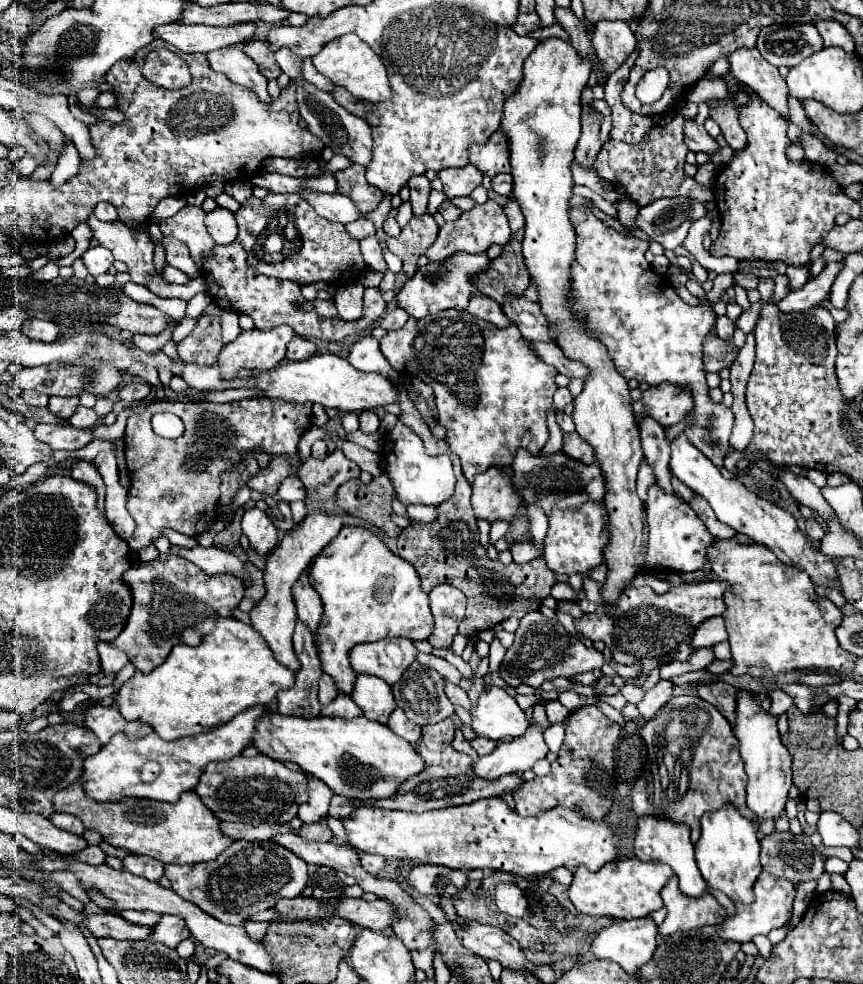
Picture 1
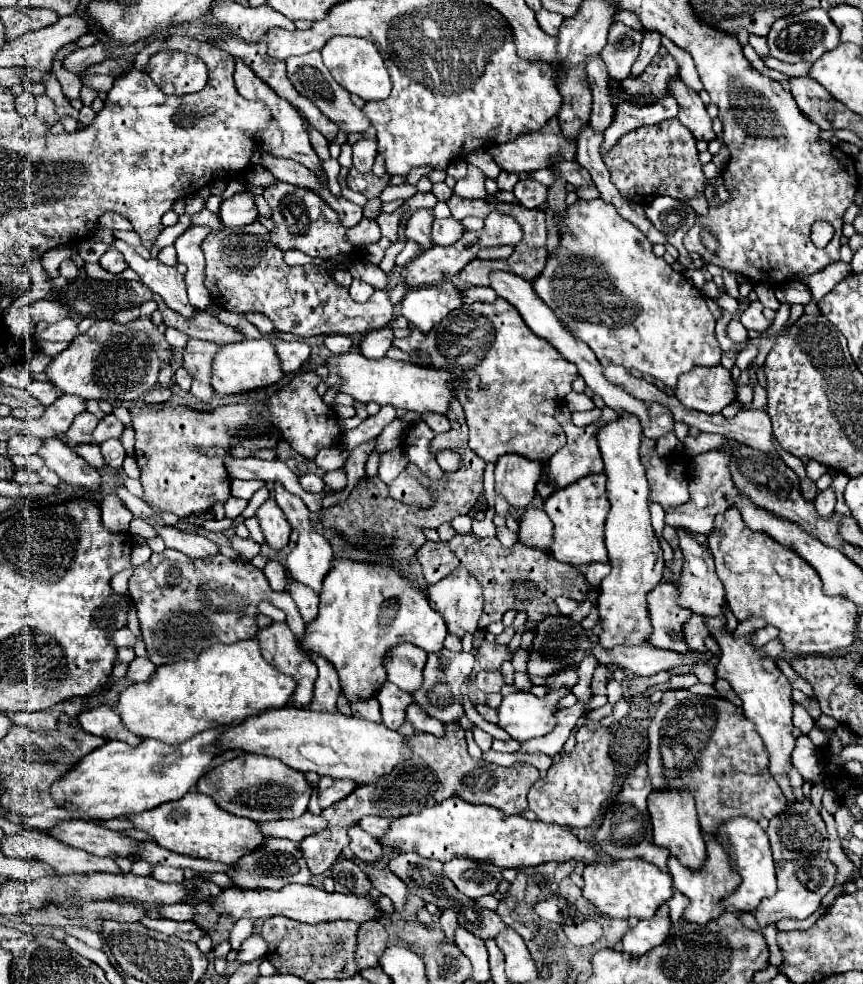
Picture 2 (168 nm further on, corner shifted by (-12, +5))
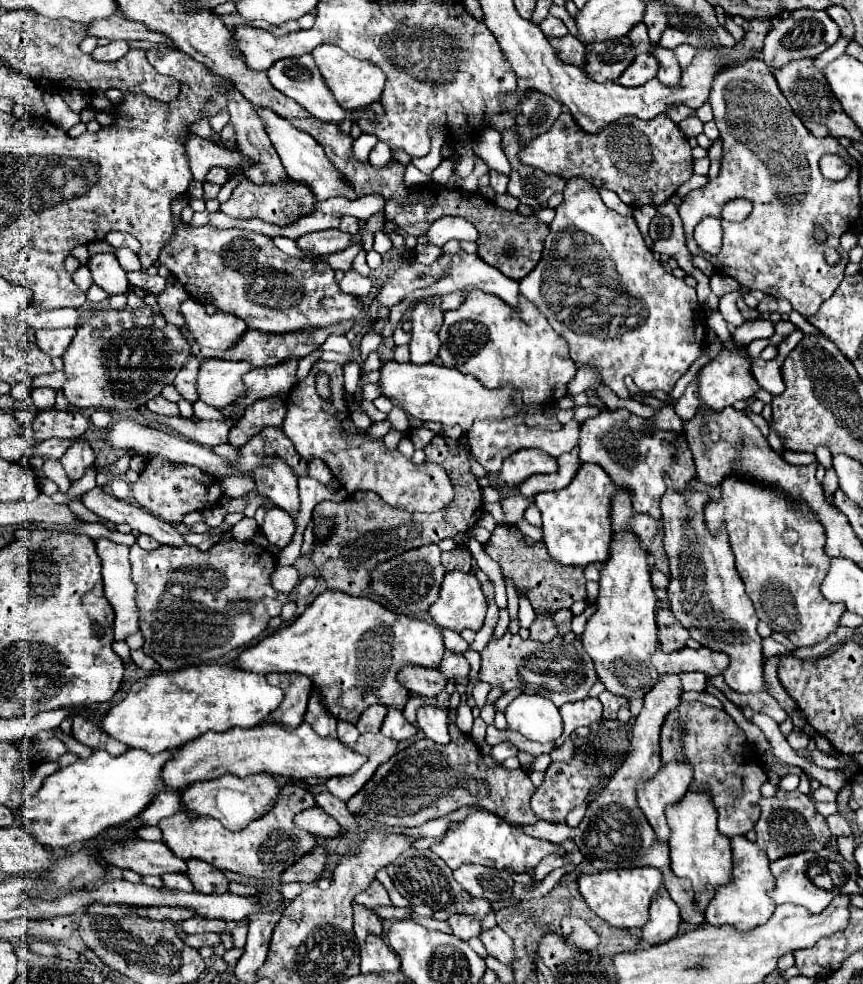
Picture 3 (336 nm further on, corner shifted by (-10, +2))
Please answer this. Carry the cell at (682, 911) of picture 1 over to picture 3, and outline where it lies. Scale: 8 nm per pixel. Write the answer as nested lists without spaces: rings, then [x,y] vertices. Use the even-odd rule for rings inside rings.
[[[688,794],[676,804],[668,806],[668,826],[670,826],[670,862],[672,872],[680,878],[688,878],[692,882],[694,894],[704,892],[708,886],[718,888],[732,882],[732,848],[730,840],[722,836],[716,828],[716,810],[712,810],[712,802],[704,798],[704,794]]]

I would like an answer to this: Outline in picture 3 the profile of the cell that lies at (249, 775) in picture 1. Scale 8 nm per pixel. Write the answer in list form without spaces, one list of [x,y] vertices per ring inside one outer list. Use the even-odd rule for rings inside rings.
[[[224,774],[212,780],[202,780],[192,786],[188,786],[182,794],[182,806],[192,810],[194,814],[212,816],[218,822],[222,822],[228,830],[242,830],[250,824],[250,820],[262,818],[266,812],[270,812],[276,806],[276,800],[280,798],[284,790],[284,782],[274,780],[272,774],[252,774],[246,778],[236,778],[234,774]]]

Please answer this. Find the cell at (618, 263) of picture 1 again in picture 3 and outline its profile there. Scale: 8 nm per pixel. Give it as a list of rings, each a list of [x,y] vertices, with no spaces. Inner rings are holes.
[[[570,178],[568,184],[566,184],[566,190],[564,190],[564,202],[556,208],[556,216],[550,224],[550,234],[546,238],[546,246],[544,246],[544,252],[542,252],[542,260],[538,262],[538,266],[526,276],[520,280],[520,294],[530,300],[538,312],[550,322],[550,326],[566,340],[568,344],[568,352],[570,352],[570,358],[582,366],[582,364],[592,364],[596,366],[596,370],[600,372],[600,378],[606,386],[612,388],[612,392],[619,396],[621,399],[631,398],[629,390],[627,389],[624,378],[626,376],[632,376],[634,384],[642,390],[662,390],[666,394],[672,392],[676,380],[690,368],[690,364],[702,354],[702,348],[704,348],[704,334],[706,334],[706,310],[704,306],[698,302],[696,298],[696,290],[690,288],[682,278],[676,278],[674,274],[668,274],[662,264],[658,260],[654,260],[652,256],[652,250],[646,246],[636,222],[632,216],[620,216],[618,212],[606,208],[606,204],[600,200],[598,196],[598,190],[586,182],[584,178]]]

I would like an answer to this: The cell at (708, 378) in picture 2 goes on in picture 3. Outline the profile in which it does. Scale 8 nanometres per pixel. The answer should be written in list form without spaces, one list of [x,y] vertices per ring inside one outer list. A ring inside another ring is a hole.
[[[722,350],[696,376],[700,404],[716,412],[738,400],[752,398],[760,386],[750,372],[750,364],[742,354]]]

